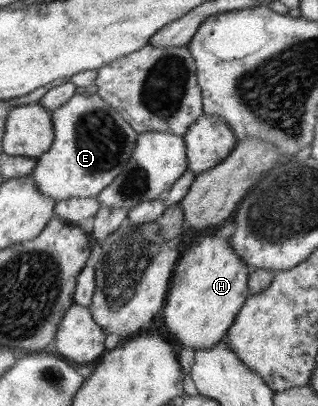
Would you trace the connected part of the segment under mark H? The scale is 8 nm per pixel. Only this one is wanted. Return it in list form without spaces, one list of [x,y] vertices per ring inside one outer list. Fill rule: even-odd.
[[[216,231],[211,236],[202,237],[200,241],[196,241],[178,258],[171,277],[167,301],[162,309],[164,330],[167,337],[176,344],[177,349],[182,344],[194,350],[210,349],[217,341],[225,339],[229,326],[233,325],[237,313],[250,296],[247,286],[250,271],[249,265],[234,253],[229,240],[216,236]]]

